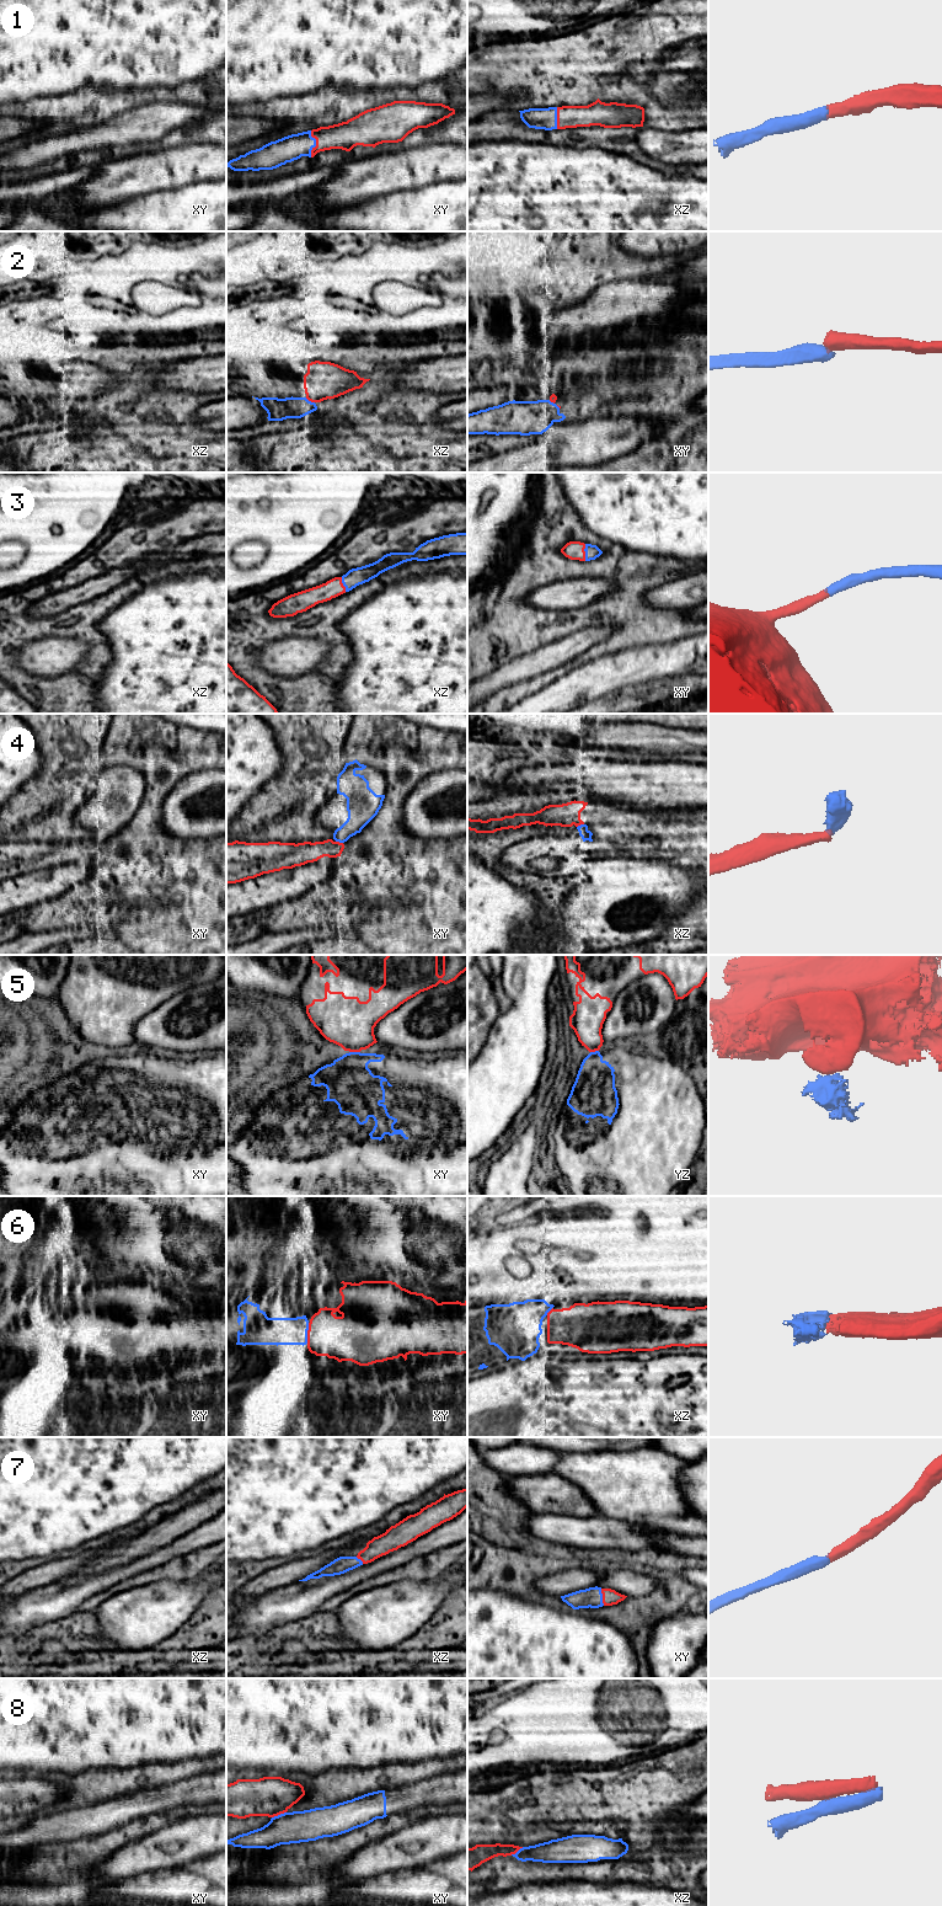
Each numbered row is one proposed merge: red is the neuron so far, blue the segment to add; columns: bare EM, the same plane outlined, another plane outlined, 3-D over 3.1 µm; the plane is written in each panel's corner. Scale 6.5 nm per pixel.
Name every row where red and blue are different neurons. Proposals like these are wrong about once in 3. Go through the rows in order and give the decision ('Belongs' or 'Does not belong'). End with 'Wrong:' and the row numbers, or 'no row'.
1: Belongs
2: Belongs
3: Belongs
4: Does not belong
5: Does not belong
6: Belongs
7: Belongs
8: Does not belong
Wrong: 4, 5, 8

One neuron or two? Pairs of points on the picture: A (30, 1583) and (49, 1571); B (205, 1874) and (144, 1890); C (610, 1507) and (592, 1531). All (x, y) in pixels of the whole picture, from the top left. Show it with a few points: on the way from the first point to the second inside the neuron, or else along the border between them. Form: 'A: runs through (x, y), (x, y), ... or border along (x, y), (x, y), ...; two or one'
A: runs through (35, 1578), (44, 1574); one
B: runs through (191, 1877), (180, 1877), (170, 1886), (159, 1886); one
C: border along (598, 1514), (632, 1522); two

